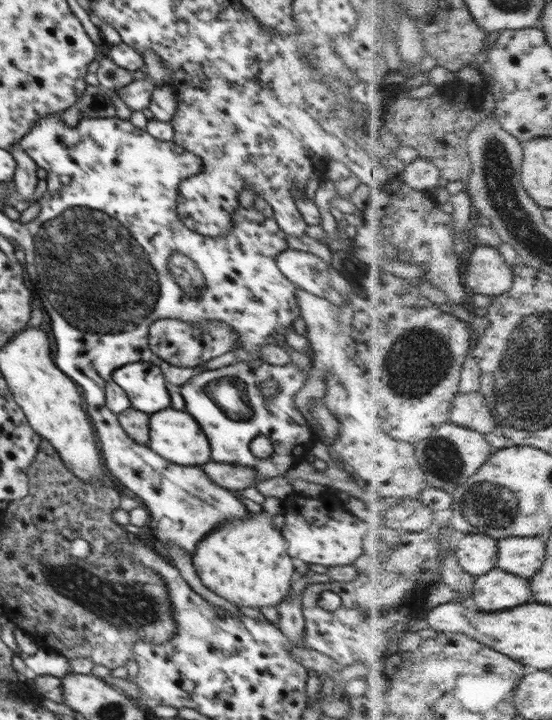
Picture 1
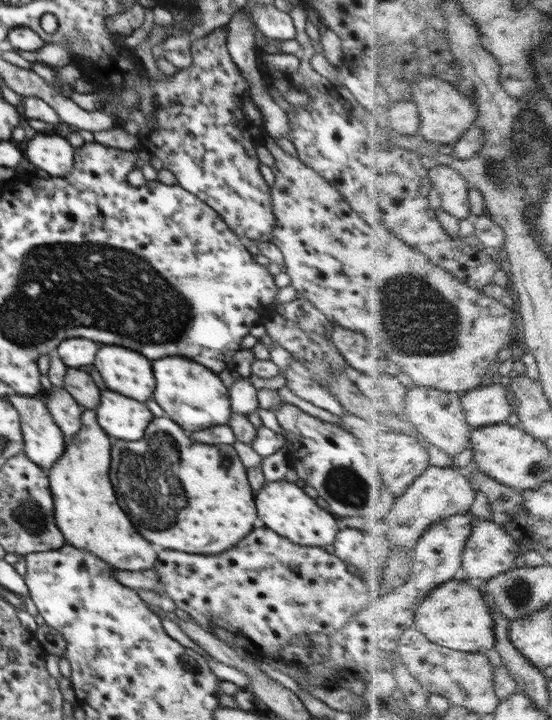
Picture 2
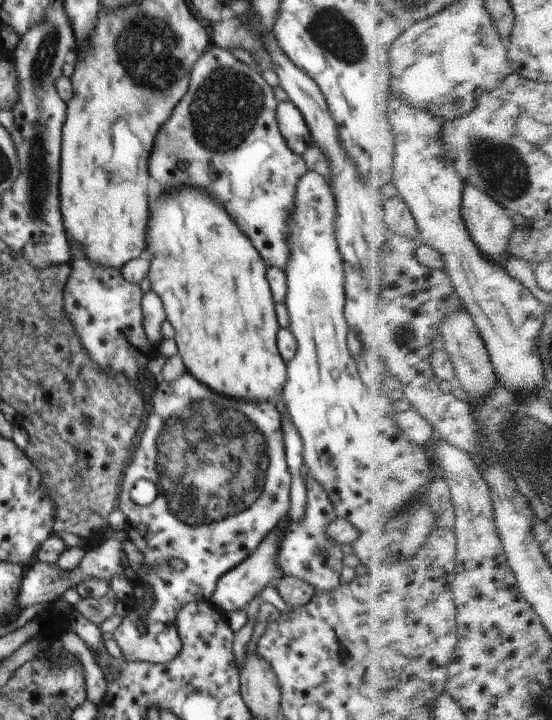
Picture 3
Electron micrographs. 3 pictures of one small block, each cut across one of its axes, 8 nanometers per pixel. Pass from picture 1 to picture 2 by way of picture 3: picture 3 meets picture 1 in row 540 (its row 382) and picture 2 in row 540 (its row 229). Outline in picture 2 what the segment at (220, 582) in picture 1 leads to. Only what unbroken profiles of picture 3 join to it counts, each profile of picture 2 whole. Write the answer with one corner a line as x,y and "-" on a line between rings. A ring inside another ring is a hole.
154,418
144,430
142,442
118,440
112,446
110,480
114,492
120,492
116,494
120,508
148,542
213,556
242,540
258,518
244,464
236,454
233,445
194,442
170,418
-
166,462
172,468
172,478
168,478

